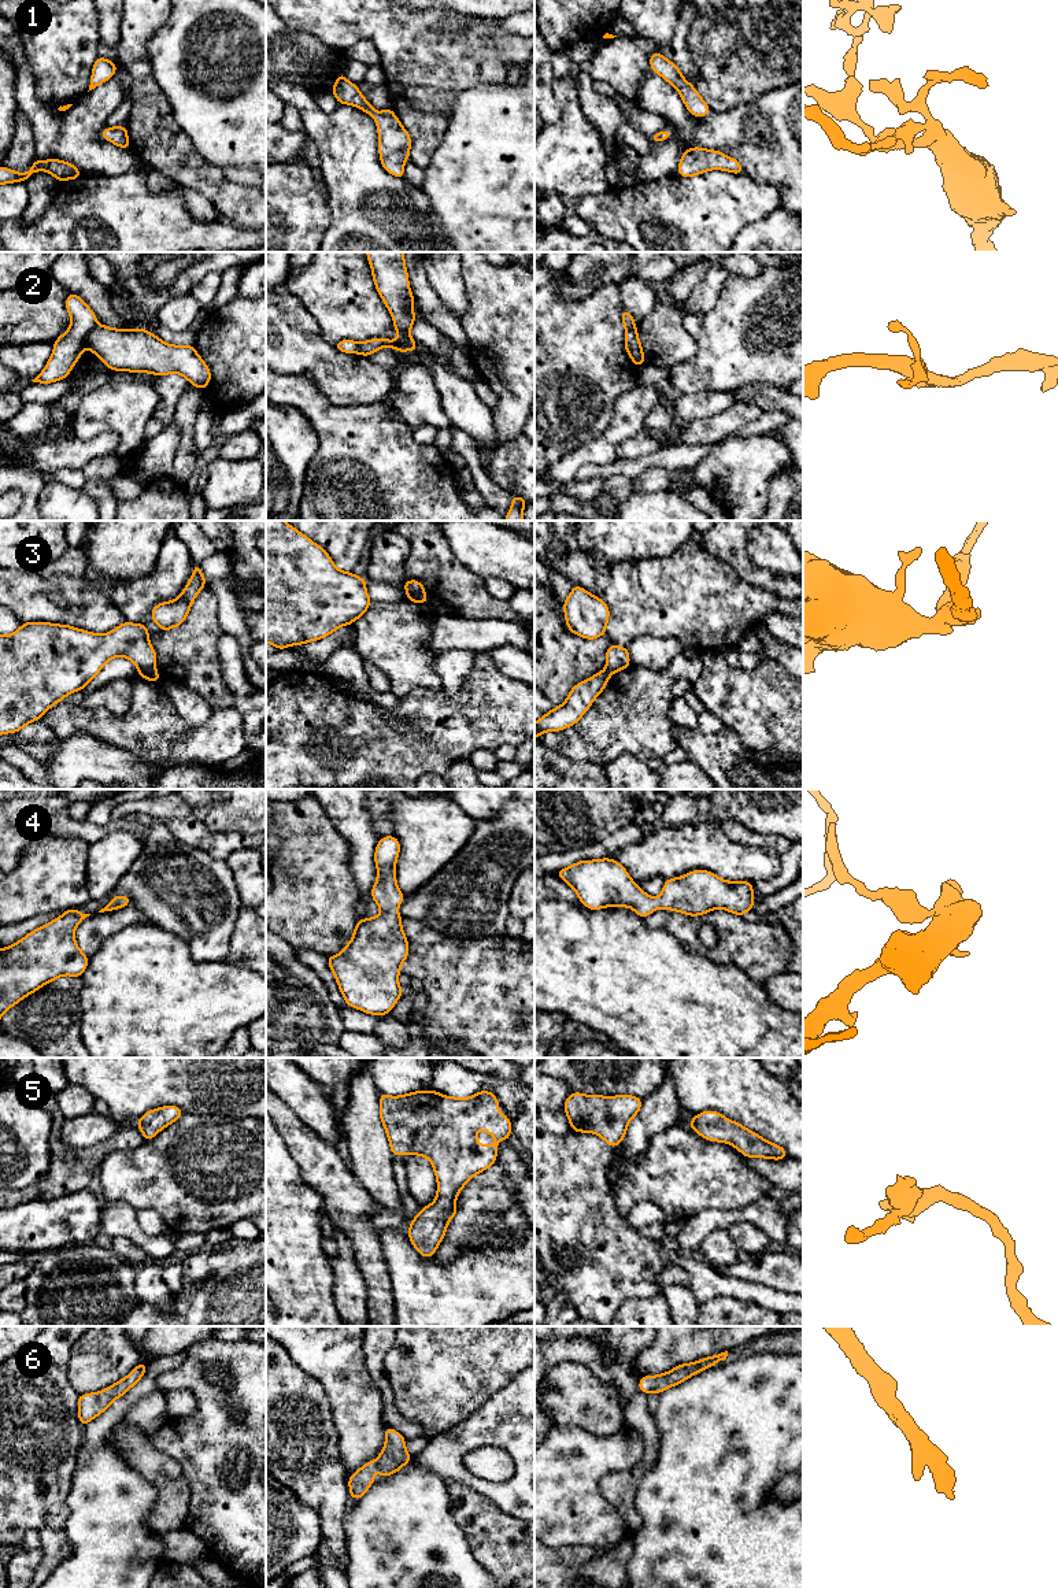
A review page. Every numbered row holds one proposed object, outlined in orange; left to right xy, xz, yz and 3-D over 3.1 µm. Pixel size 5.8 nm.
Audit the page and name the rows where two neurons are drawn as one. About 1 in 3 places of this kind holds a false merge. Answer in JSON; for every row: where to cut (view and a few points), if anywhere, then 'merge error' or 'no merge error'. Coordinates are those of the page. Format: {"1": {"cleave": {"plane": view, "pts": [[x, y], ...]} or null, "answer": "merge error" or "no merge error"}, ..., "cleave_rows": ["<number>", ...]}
{"1": {"cleave": null, "answer": "no merge error"}, "2": {"cleave": {"plane": "xy", "pts": [[97, 325], [87, 336], [84, 344]]}, "answer": "merge error"}, "3": {"cleave": {"plane": "xy", "pts": [[139, 672], [155, 673]]}, "answer": "merge error"}, "4": {"cleave": null, "answer": "no merge error"}, "5": {"cleave": null, "answer": "no merge error"}, "6": {"cleave": null, "answer": "no merge error"}, "cleave_rows": ["2", "3"]}

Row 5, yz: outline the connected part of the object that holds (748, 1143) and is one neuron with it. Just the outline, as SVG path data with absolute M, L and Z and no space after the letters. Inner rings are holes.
M703 1111L693 1115L688 1125L699 1136L710 1141L732 1144L747 1158L785 1159L787 1151L773 1144L741 1124L728 1119L718 1111Z

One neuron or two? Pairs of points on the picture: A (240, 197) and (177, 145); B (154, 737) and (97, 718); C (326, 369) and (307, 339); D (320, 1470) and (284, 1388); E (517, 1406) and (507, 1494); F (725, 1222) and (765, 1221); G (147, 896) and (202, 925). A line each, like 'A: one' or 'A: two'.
A: one
B: one
C: one
D: one
E: one
F: one
G: one

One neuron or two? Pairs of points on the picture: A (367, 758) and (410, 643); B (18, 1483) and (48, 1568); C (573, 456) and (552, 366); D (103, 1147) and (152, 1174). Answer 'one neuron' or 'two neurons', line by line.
A: two neurons
B: two neurons
C: two neurons
D: two neurons

